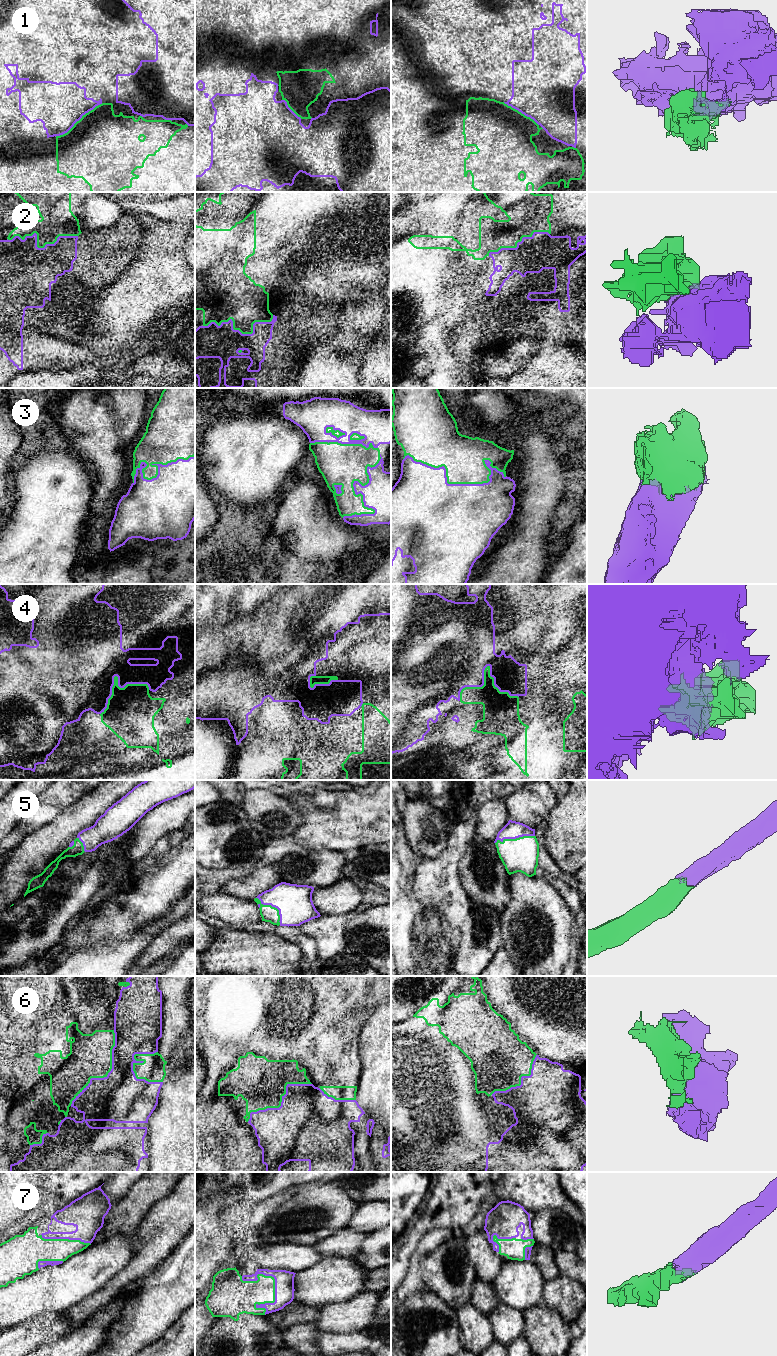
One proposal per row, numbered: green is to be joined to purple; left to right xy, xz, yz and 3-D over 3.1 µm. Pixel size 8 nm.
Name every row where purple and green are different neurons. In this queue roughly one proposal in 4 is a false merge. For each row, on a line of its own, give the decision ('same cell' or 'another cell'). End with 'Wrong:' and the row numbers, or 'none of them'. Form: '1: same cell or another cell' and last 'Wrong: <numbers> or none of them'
1: same cell
2: same cell
3: same cell
4: another cell
5: same cell
6: same cell
7: same cell
Wrong: 4

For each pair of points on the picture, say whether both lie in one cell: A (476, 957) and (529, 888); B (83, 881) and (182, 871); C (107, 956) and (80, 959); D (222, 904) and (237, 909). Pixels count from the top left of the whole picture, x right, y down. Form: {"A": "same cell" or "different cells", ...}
{"A": "different cells", "B": "different cells", "C": "same cell", "D": "same cell"}

